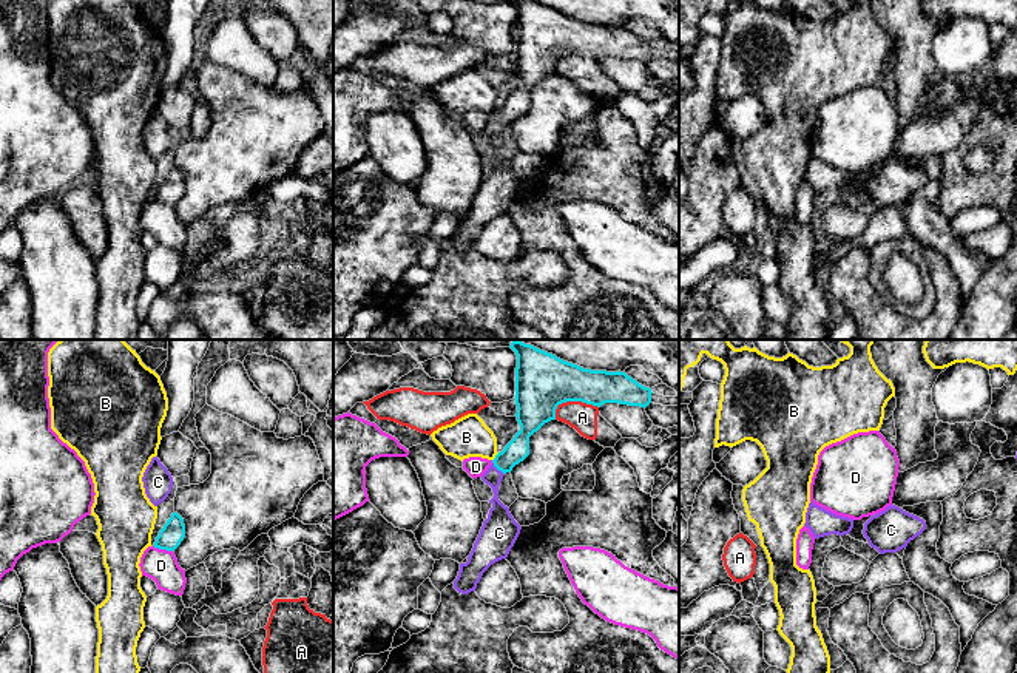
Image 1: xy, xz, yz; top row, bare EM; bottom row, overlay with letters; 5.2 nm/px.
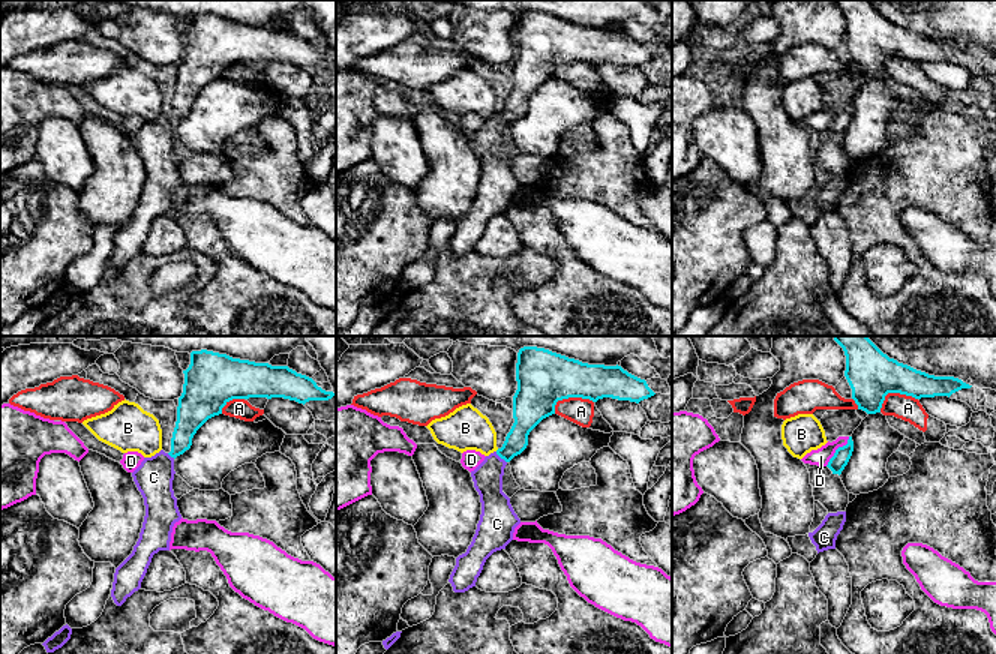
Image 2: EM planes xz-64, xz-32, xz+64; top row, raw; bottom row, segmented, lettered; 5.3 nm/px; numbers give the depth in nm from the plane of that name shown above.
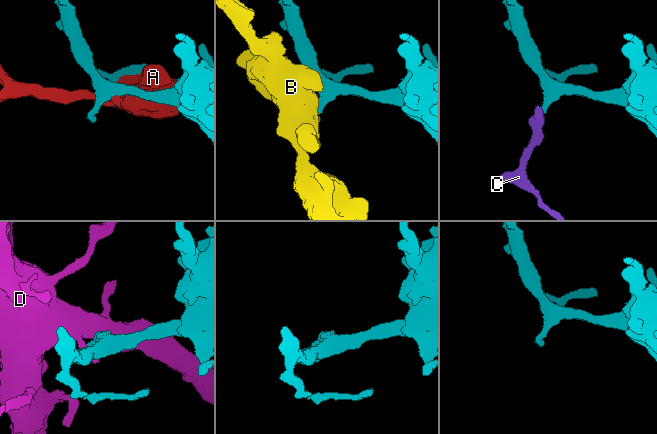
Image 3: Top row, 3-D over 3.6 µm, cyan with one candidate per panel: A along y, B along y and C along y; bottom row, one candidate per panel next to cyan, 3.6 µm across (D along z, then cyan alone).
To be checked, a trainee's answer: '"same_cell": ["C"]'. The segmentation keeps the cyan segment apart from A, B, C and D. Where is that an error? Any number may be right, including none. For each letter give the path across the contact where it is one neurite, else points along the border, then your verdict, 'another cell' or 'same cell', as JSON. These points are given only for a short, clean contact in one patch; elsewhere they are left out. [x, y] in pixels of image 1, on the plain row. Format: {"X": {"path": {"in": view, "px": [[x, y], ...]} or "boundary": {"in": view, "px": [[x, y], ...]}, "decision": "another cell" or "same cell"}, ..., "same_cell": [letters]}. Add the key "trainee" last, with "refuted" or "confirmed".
{"A": {"decision": "another cell"}, "B": {"boundary": {"in": "xz", "px": [[499, 107], [493, 114]]}, "decision": "another cell"}, "C": {"path": {"in": "xz", "px": [[517, 104], [497, 122], [496, 158], [499, 170]]}, "decision": "same cell"}, "D": {"decision": "another cell"}, "same_cell": ["C"], "trainee": "confirmed"}

